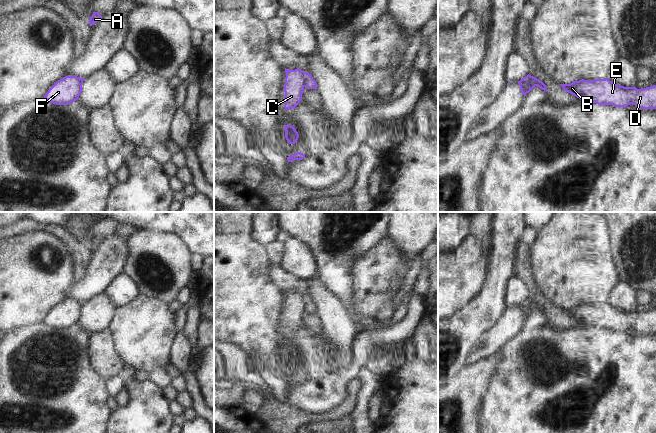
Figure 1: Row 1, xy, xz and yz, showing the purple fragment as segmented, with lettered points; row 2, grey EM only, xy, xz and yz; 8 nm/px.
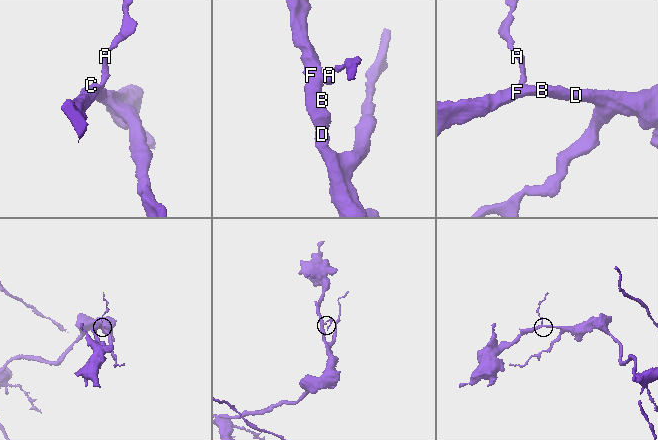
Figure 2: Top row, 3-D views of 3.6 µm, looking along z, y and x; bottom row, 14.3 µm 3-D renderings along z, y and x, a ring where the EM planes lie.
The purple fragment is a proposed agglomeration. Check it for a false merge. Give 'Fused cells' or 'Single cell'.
Fused cells.

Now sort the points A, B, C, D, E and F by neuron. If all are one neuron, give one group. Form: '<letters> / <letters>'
A / B C D E F

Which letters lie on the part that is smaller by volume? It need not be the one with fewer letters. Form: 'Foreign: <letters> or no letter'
Foreign: A

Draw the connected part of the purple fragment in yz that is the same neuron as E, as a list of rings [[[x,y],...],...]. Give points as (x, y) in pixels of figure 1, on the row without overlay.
[[[608,302],[592,305],[582,303],[560,309],[564,315],[588,327],[624,332],[632,328],[640,333],[656,333],[656,309],[637,313],[620,310]]]

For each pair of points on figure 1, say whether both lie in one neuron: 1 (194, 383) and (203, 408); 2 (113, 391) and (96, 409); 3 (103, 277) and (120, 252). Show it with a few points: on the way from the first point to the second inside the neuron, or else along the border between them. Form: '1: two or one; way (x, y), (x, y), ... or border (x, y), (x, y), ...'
1: one; way (195, 389), (199, 402)
2: two; border (106, 379), (106, 389), (110, 396)
3: one; way (103, 271), (114, 258)

